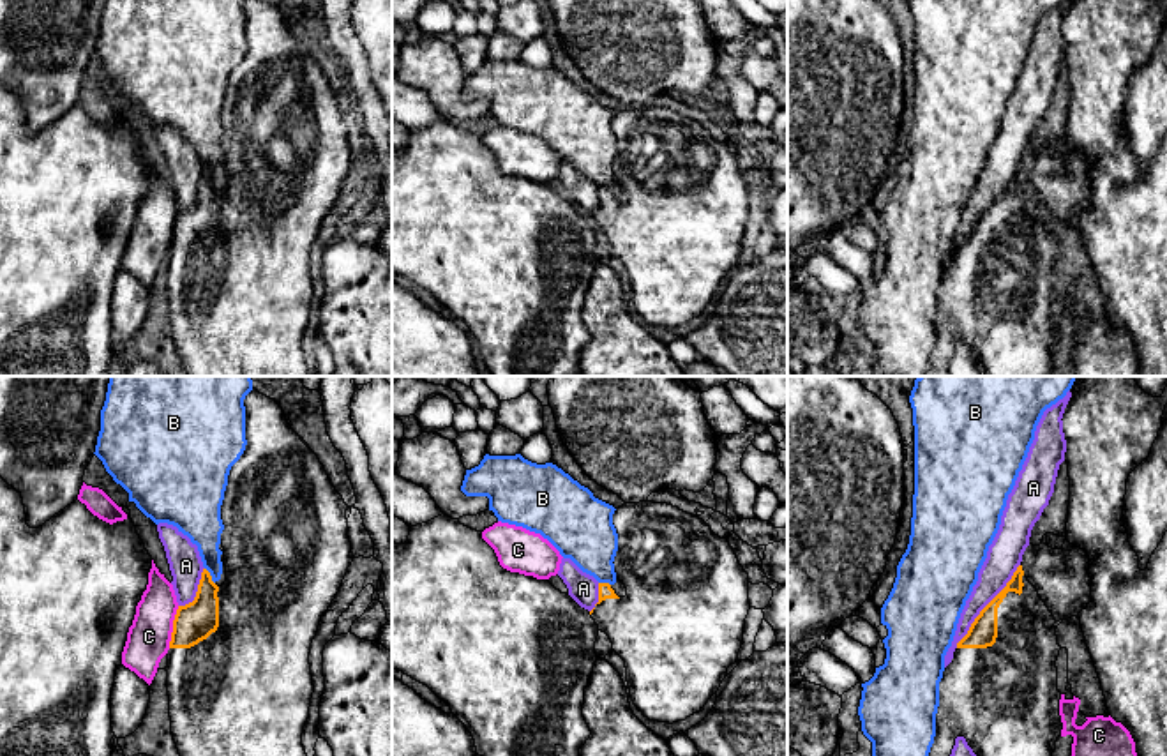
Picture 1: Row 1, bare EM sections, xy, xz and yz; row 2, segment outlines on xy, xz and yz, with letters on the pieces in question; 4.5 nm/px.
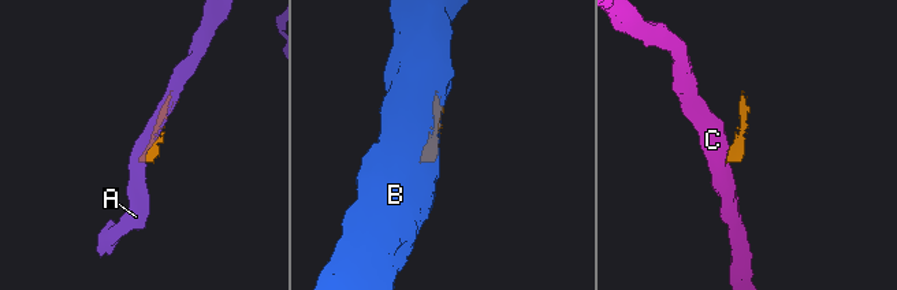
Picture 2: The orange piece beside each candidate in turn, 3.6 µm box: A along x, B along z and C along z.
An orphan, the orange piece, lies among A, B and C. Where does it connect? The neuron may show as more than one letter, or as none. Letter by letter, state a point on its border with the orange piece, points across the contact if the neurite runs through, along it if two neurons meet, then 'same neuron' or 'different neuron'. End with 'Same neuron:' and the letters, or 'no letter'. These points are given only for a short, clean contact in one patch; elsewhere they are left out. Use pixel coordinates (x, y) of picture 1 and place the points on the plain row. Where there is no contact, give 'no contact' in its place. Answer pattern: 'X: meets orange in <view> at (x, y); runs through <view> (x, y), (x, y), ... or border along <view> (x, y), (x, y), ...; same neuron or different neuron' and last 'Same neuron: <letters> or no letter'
A: meets orange in yz at (986, 211); different neuron
B: meets orange in xy at (210, 181); different neuron
C: meets orange in xy at (173, 232); border along xy (179, 211), (168, 251); different neuron
Same neuron: no letter

